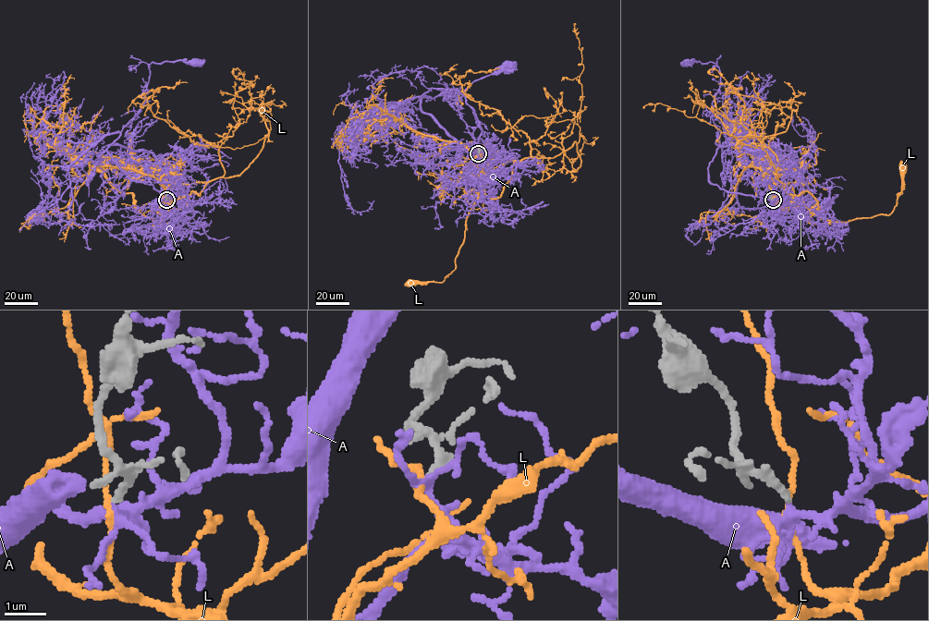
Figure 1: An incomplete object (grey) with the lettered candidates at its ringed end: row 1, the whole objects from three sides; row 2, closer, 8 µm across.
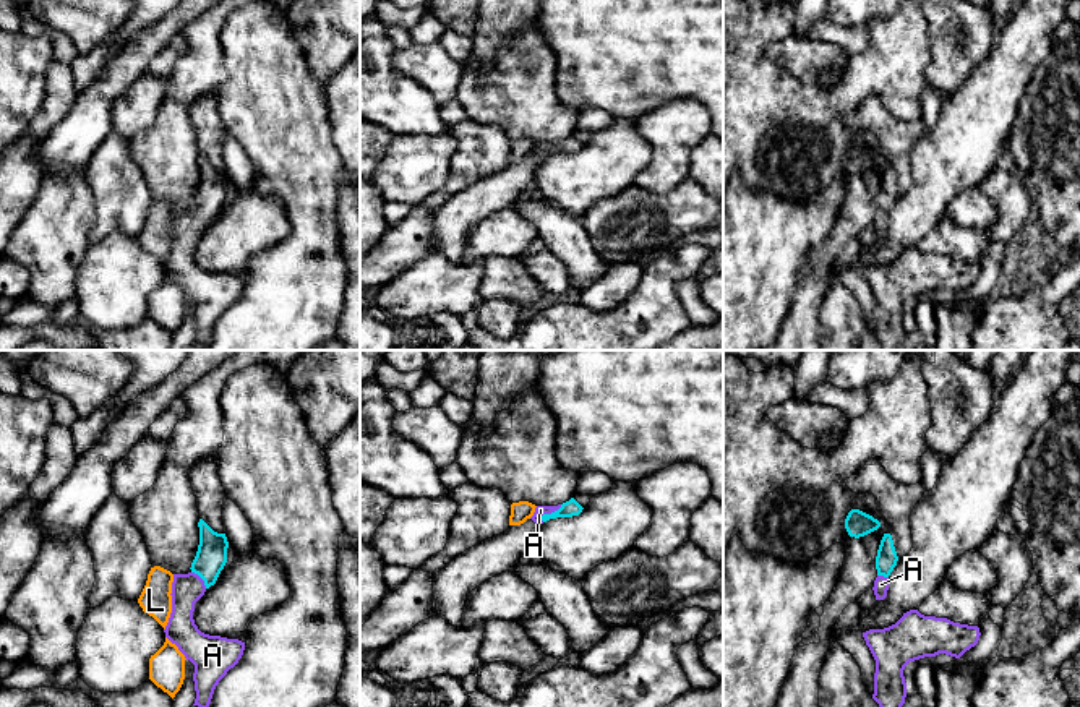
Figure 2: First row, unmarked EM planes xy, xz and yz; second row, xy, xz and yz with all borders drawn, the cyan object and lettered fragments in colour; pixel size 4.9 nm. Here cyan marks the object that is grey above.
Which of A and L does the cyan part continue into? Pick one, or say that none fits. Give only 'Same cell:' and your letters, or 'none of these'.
Same cell: A

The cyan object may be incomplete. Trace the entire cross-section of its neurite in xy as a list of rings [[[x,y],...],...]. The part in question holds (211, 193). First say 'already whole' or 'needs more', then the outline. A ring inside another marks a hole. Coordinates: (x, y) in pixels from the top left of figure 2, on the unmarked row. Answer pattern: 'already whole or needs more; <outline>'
needs more; [[[203,156],[198,159],[199,182],[188,211],[174,211],[172,250],[164,266],[165,274],[195,302],[193,342],[206,347],[219,318],[243,292],[245,279],[209,272],[193,256],[195,240],[216,221],[227,199],[225,170],[214,169]]]

